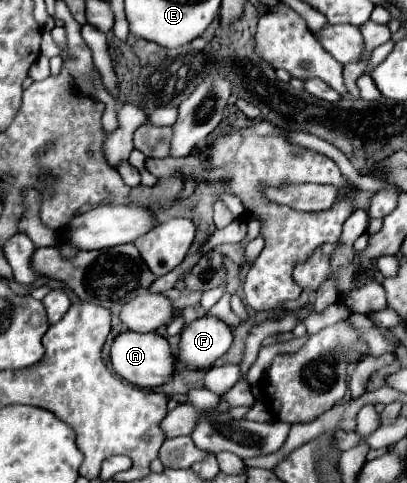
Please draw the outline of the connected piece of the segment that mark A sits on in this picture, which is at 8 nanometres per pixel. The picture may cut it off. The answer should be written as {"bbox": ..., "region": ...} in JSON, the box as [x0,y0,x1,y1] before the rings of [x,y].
{"bbox":[110,333,174,387],"region":[[[120,333],[110,347],[110,363],[118,377],[136,385],[136,387],[156,387],[156,385],[138,385],[138,383],[166,383],[174,371],[174,357],[170,345],[158,333]]]}

